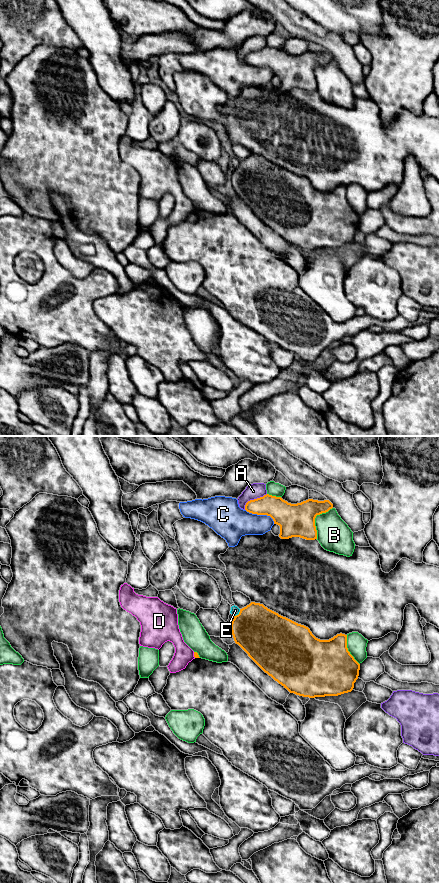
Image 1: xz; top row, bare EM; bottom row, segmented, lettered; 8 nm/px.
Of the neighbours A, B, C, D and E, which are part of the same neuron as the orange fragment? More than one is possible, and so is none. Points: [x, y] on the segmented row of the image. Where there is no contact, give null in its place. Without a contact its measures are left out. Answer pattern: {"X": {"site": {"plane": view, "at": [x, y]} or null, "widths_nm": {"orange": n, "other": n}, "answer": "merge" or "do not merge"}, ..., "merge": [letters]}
{"A": {"site": {"plane": "xz", "at": [254, 499]}, "widths_nm": {"orange": 190, "other": 130}, "answer": "do not merge"}, "B": {"site": {"plane": "xz", "at": [314, 519]}, "widths_nm": {"orange": 280, "other": 260}, "answer": "do not merge"}, "C": {"site": {"plane": "xz", "at": [261, 514]}, "widths_nm": {"orange": 240, "other": 280}, "answer": "do not merge"}, "D": {"site": {"plane": "xz", "at": [194, 655]}, "widths_nm": {"orange": 40, "other": 150}, "answer": "do not merge"}, "E": {"site": {"plane": "xz", "at": [239, 613]}, "widths_nm": {"orange": 400, "other": 70}, "answer": "do not merge"}, "merge": []}

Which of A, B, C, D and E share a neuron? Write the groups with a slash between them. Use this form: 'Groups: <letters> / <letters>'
Groups: A / B / C / D / E

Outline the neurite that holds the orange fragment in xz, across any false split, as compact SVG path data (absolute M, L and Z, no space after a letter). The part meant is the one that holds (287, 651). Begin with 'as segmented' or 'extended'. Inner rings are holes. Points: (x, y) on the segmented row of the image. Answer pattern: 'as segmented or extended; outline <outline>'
as segmented; outline M251 602L240 609L231 623L236 644L269 676L290 693L315 698L351 692L358 679L360 664L347 648L347 635L337 634L329 640L316 638L310 629Z

